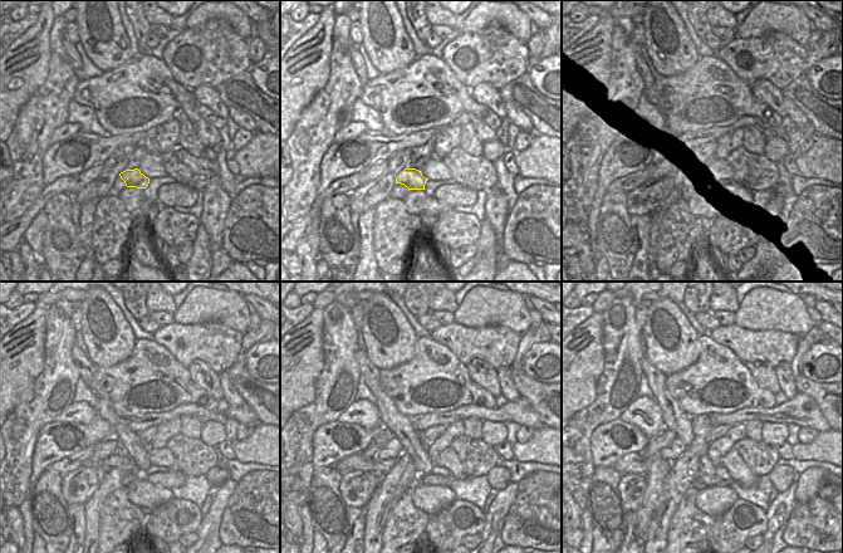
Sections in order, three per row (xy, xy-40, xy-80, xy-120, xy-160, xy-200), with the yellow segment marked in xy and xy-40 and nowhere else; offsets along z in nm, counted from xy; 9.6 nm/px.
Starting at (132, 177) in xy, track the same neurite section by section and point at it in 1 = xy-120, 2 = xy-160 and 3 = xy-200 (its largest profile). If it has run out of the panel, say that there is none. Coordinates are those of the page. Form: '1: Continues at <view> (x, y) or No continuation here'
1: Continues at xy-120 (121, 460)
2: Continues at xy-160 (356, 461)
3: Continues at xy-200 (633, 463)

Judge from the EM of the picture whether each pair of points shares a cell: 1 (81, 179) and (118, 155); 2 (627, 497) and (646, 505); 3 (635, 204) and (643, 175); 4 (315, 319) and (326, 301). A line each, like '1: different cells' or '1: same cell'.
1: different cells
2: different cells
3: different cells
4: different cells

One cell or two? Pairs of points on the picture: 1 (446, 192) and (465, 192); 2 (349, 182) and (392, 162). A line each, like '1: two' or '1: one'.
1: one
2: two

